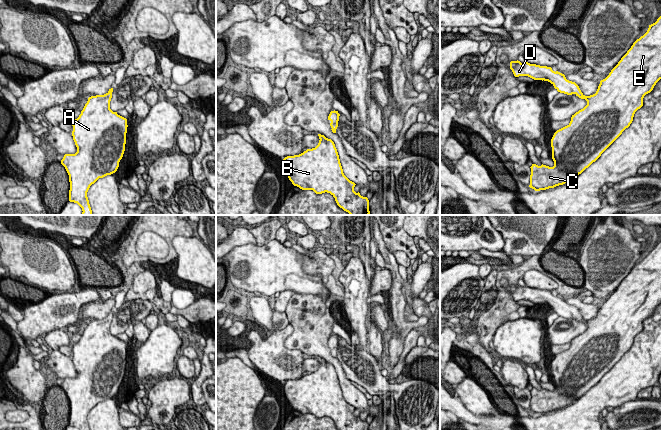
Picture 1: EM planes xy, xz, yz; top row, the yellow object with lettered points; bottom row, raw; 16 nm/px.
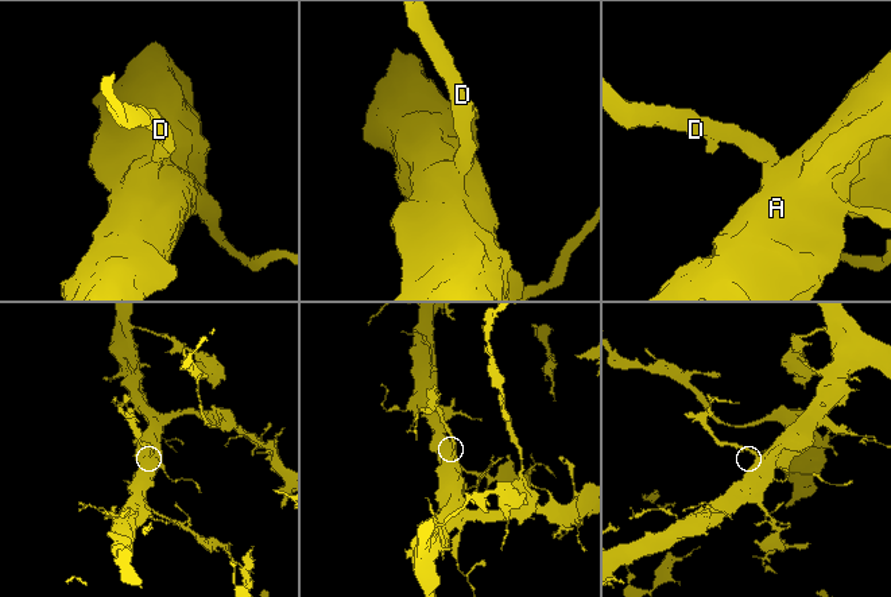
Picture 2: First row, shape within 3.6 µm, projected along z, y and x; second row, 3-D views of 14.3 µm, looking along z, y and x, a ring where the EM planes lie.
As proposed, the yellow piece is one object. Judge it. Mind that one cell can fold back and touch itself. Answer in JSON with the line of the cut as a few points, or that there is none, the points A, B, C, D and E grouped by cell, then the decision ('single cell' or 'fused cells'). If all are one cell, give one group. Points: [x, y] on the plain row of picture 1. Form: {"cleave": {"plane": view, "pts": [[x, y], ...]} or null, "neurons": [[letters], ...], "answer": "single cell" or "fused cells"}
{"cleave": null, "neurons": [["A", "B", "C", "D", "E"]], "answer": "single cell"}

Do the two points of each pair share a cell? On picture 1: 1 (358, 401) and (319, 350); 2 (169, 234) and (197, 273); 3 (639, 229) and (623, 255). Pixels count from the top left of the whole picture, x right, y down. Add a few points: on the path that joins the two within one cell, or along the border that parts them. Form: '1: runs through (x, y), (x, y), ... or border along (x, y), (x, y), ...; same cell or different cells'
1: runs through (347, 388), (337, 365), (332, 360); same cell
2: border along (192, 235), (173, 239), (176, 258); different cells
3: border along (629, 226), (635, 234); different cells

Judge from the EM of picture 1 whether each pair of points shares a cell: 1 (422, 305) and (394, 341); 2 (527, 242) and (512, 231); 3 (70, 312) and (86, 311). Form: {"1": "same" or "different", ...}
{"1": "different", "2": "same", "3": "different"}

